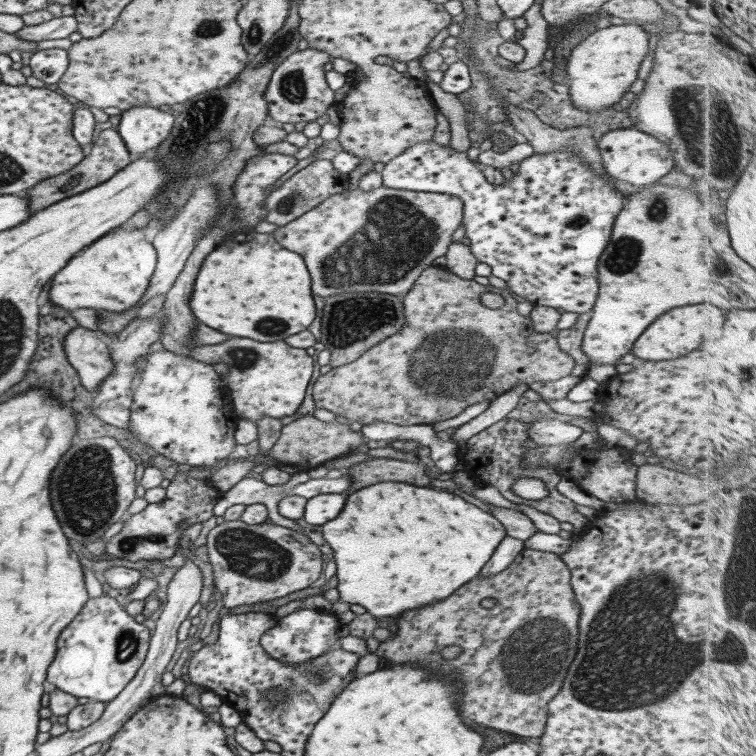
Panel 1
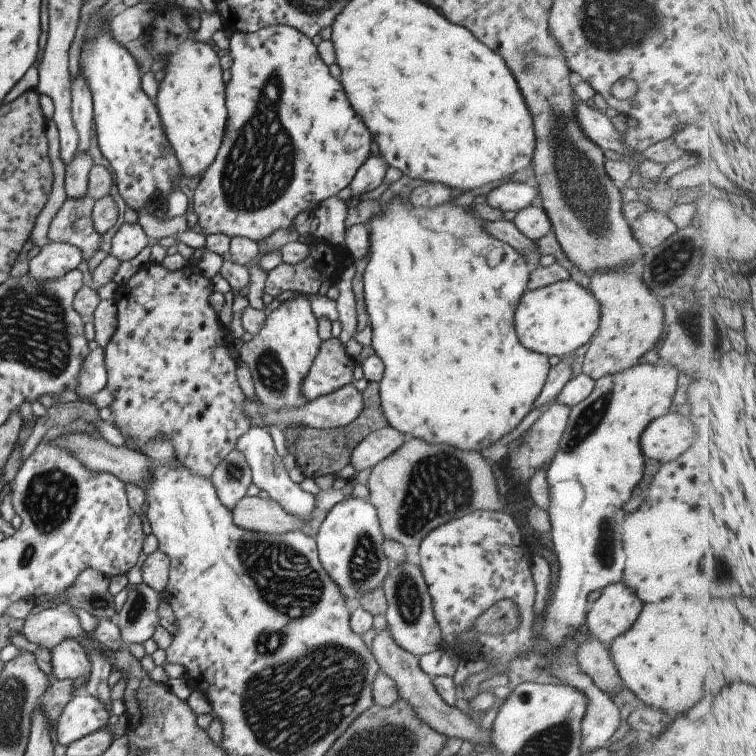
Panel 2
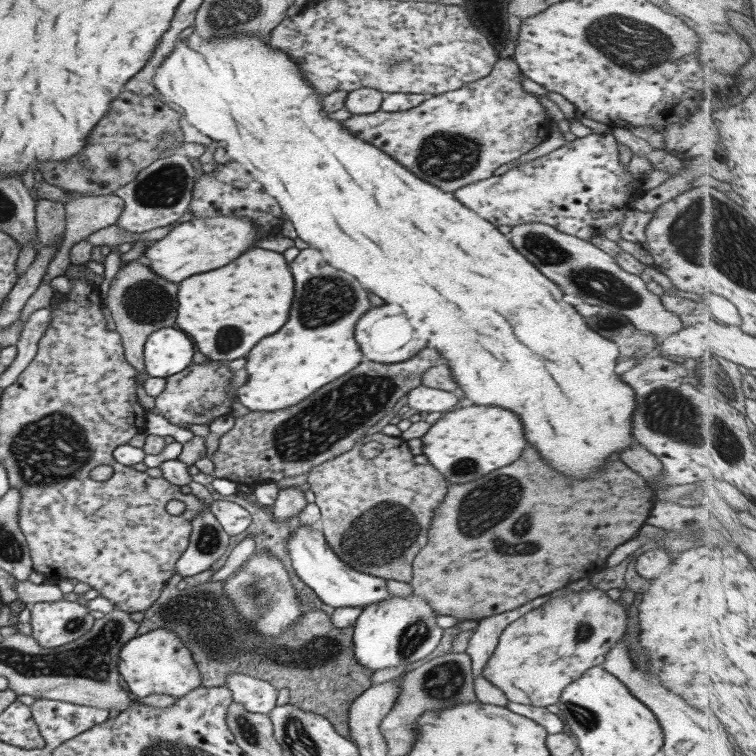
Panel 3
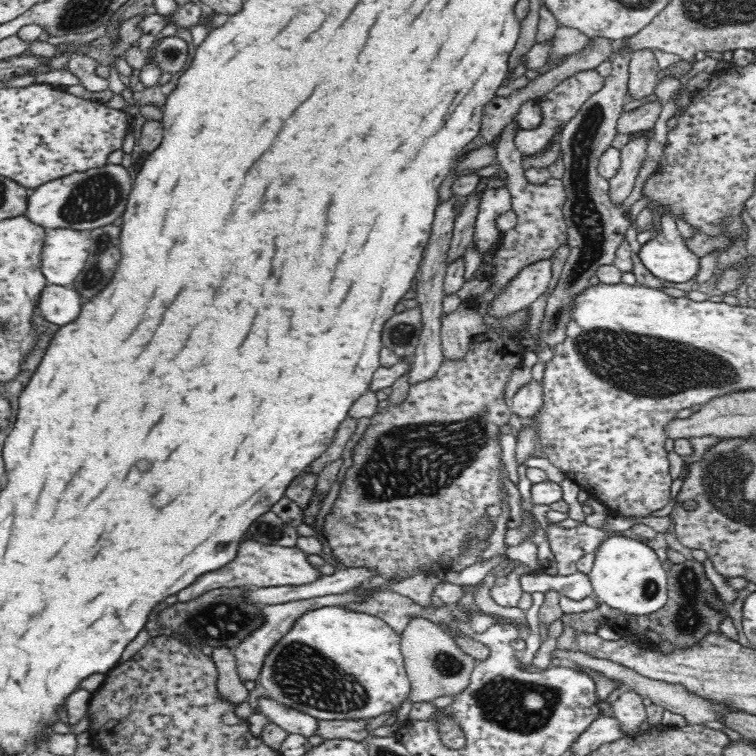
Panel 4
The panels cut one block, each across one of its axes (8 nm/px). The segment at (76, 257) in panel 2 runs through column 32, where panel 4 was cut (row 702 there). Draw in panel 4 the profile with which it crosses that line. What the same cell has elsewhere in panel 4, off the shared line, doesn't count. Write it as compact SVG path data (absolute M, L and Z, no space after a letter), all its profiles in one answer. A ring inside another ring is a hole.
M269 695L259 696L257 702L255 711L264 714L269 723L280 726L290 734L302 734L305 737L316 734L317 718L284 706Z

